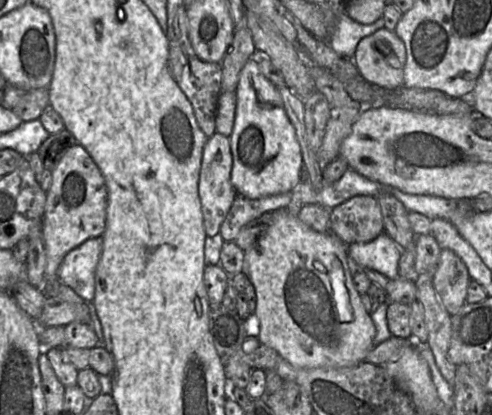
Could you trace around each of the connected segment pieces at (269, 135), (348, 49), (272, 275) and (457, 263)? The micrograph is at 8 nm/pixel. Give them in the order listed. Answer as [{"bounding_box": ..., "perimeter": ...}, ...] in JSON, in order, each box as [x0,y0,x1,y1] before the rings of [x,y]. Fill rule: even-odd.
[{"bounding_box":[230,60,304,199],"perimeter":[[[248,60],[242,68],[235,92],[237,94],[237,109],[230,141],[233,156],[231,183],[237,194],[250,199],[260,199],[292,191],[304,180],[304,161],[294,126],[287,116],[280,92],[260,72],[258,64],[253,60]]]},{"bounding_box":[328,13,384,59],"perimeter":[[[344,13],[330,34],[328,44],[339,57],[352,59],[359,42],[382,27],[384,27],[383,17],[364,25],[353,21]]]},{"bounding_box":[242,208,376,368],"perimeter":[[[287,208],[269,213],[272,221],[255,245],[245,253],[242,271],[256,290],[254,315],[258,320],[258,339],[296,368],[350,367],[365,361],[374,346],[376,328],[354,286],[353,273],[348,263],[348,245],[333,232],[318,232],[306,226],[298,215],[293,215]],[[339,301],[346,301],[349,305],[353,312],[351,322],[339,320],[336,309]]]},{"bounding_box":[431,249,471,317],"perimeter":[[[443,249],[437,269],[431,279],[438,298],[450,316],[453,317],[466,303],[467,287],[471,281],[466,265],[452,250]]]}]

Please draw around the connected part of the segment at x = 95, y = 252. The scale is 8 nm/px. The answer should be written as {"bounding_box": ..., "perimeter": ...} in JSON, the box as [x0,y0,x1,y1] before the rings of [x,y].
{"bounding_box":[57,236,102,302],"perimeter":[[[102,236],[84,241],[65,255],[58,269],[57,279],[86,302],[91,302],[95,294],[95,272],[102,246]]]}

